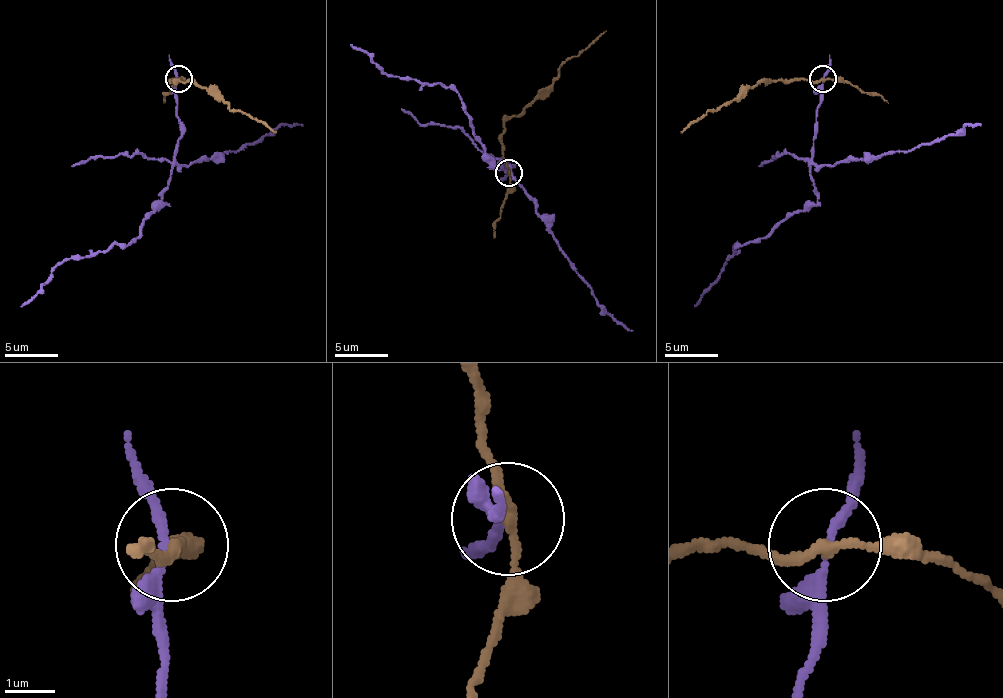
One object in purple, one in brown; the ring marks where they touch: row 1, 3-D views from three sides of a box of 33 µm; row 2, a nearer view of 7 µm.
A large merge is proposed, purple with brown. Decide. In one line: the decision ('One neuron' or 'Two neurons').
Two neurons

